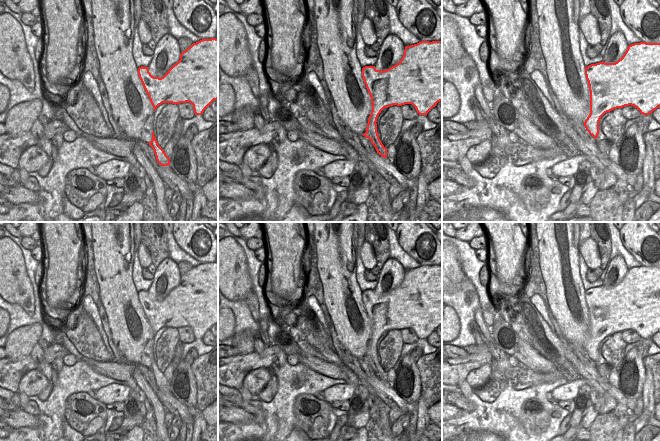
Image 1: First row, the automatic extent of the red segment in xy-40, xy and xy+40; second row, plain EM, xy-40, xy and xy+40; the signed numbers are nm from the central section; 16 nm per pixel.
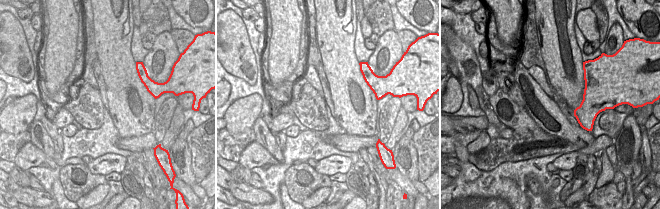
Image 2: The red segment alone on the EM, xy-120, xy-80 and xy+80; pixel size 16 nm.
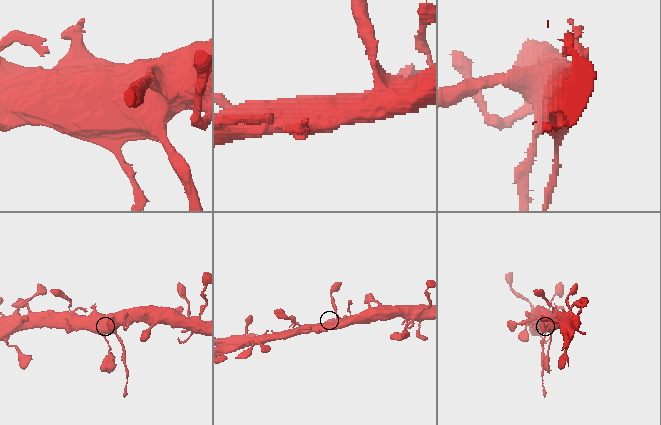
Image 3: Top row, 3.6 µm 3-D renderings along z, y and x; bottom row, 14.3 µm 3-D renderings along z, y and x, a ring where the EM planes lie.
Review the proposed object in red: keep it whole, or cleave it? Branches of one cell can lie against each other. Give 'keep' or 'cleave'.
cleave

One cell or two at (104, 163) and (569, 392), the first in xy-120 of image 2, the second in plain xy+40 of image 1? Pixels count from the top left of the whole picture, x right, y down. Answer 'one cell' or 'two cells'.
one cell

